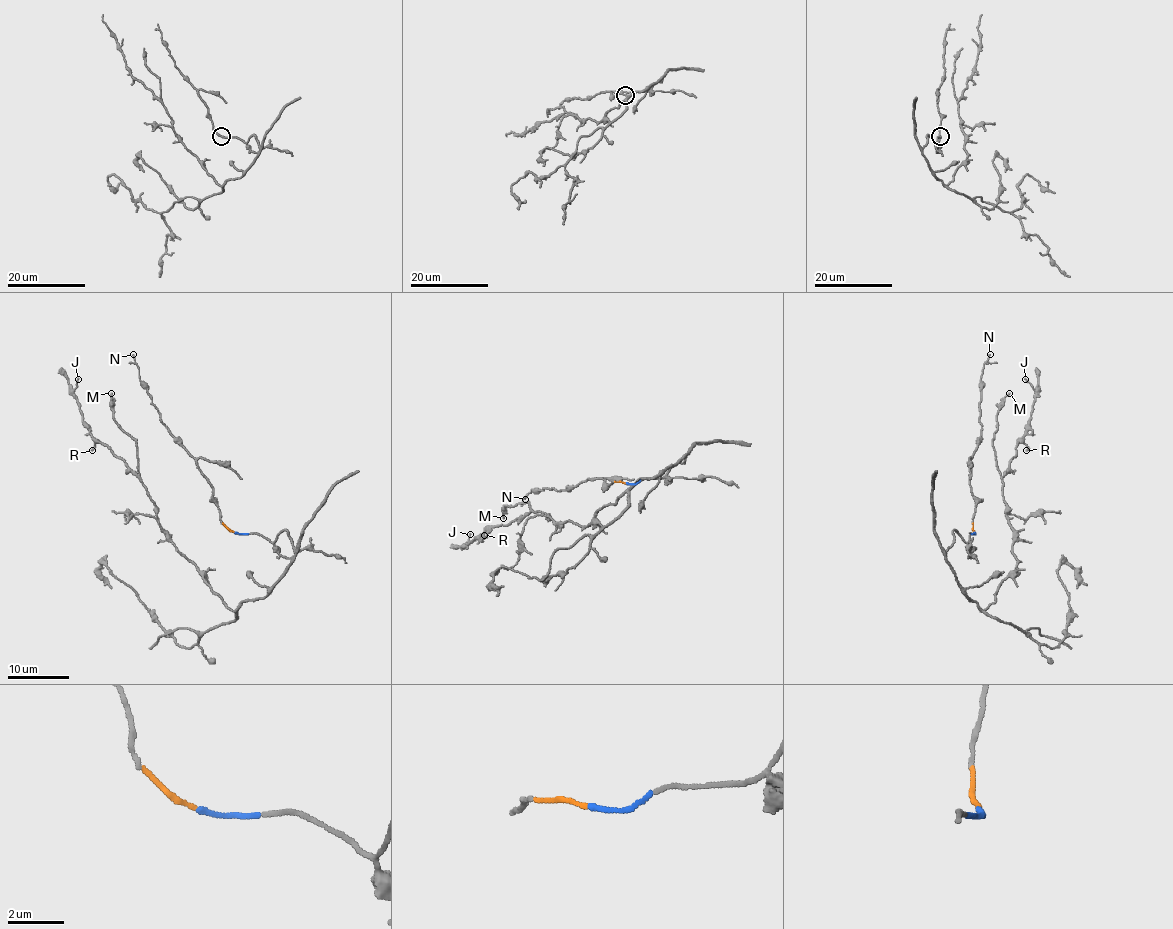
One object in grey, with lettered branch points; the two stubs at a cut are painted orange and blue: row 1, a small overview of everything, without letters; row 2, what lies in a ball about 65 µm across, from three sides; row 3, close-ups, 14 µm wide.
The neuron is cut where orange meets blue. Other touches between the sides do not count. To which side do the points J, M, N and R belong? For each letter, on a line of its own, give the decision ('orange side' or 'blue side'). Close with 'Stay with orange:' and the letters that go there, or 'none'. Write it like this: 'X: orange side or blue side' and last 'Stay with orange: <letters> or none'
J: blue side
M: blue side
N: orange side
R: blue side
Stay with orange: N

